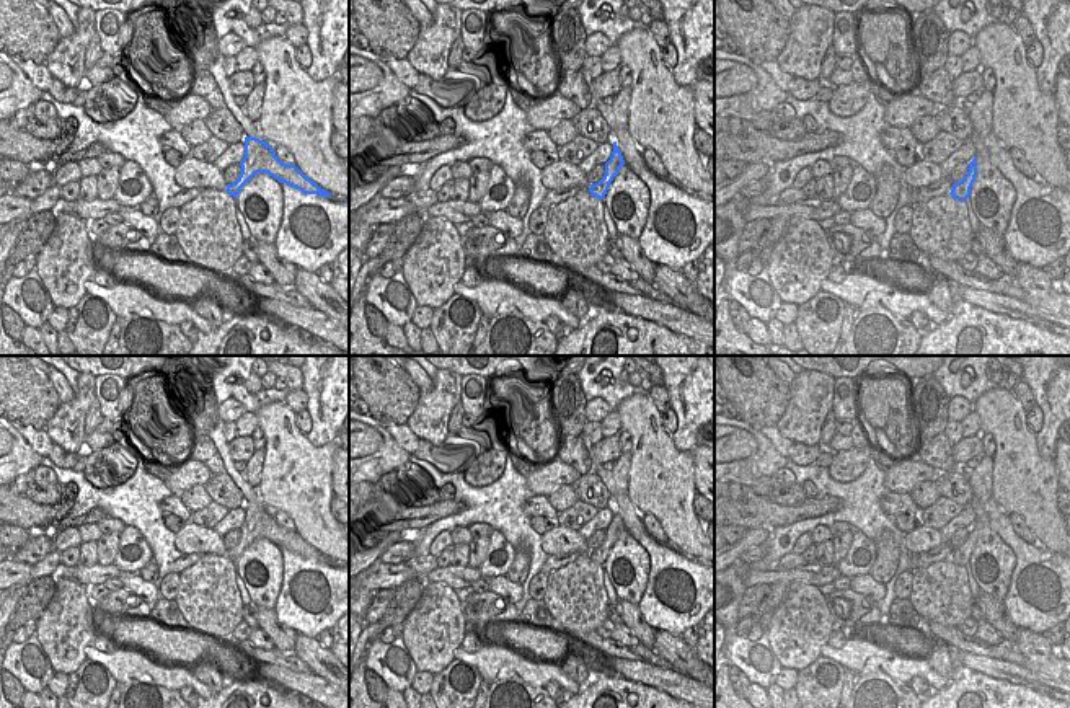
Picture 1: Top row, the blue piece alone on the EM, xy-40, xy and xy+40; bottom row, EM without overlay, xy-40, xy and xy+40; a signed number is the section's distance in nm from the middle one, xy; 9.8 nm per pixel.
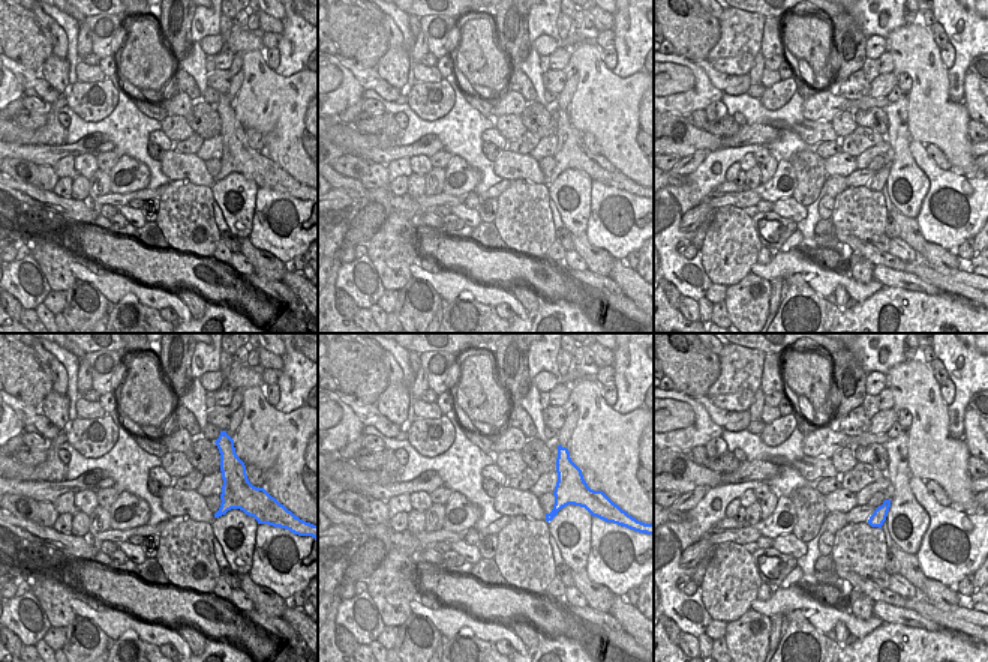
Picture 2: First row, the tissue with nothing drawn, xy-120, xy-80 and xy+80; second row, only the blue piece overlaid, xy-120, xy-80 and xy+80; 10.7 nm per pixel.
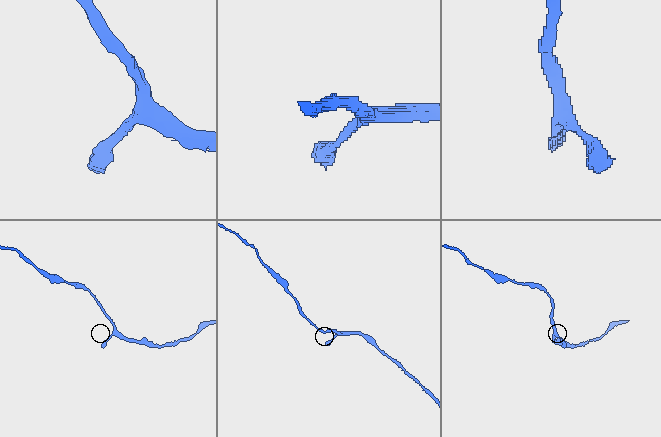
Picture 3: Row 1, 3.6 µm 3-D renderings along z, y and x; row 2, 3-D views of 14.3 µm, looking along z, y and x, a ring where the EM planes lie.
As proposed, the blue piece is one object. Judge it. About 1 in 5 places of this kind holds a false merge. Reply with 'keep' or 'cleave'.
keep

